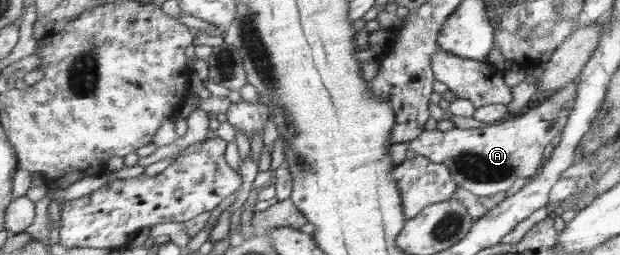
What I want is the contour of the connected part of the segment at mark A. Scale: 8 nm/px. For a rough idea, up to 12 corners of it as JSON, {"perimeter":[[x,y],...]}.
{"perimeter":[[577,79],[485,128],[424,130],[408,150],[480,197],[536,175]]}

